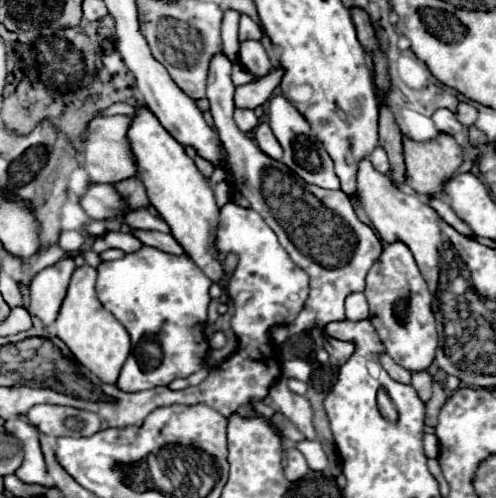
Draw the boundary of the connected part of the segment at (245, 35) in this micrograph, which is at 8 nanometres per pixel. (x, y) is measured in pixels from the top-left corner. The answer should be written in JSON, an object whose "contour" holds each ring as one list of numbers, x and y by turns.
{"contour":[[246,14,240,16,240,34,238,34,238,40,244,42,244,40,260,40,262,32,260,32,260,26]]}

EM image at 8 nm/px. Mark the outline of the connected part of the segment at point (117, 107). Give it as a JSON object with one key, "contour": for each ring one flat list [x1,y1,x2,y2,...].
{"contour":[[116,102,110,108,106,108,102,114,112,116,112,114,134,114,134,112,136,112,136,106,130,106,130,104,124,104,124,102]]}

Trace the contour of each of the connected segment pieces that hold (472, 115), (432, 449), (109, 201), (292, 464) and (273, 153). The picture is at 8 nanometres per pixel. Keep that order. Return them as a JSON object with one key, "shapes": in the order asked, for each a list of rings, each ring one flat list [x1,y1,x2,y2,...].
{"shapes":[[[460,102,458,110,456,110,456,116,464,126,472,126,476,122,476,118,478,118,478,110,468,102]],[[434,434,424,436,424,452,428,458,438,458,438,438]],[[90,184,88,192,80,198,80,206,92,220,108,220,124,214,124,198,116,194,112,184]],[[290,448,286,452,286,466,284,466,284,472,286,472,286,478,290,482,296,482,300,480,306,472,308,472,308,464,302,456,302,452,298,452,296,448]],[[258,124,256,132,254,132,254,138,256,138,258,148,260,148,264,154,268,154,270,158,276,158,276,160,282,158,282,146,278,144,278,140,276,140,276,136,272,134,272,130,270,130,268,124]]]}

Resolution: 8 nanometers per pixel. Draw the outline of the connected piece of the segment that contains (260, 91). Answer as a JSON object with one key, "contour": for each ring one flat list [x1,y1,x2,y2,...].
{"contour":[[278,68,278,70,272,70,268,76,260,78,258,82,238,86,234,92,234,106,236,108,256,108,256,106,264,104,270,98,272,90,280,84,282,74,284,74,284,70]]}

